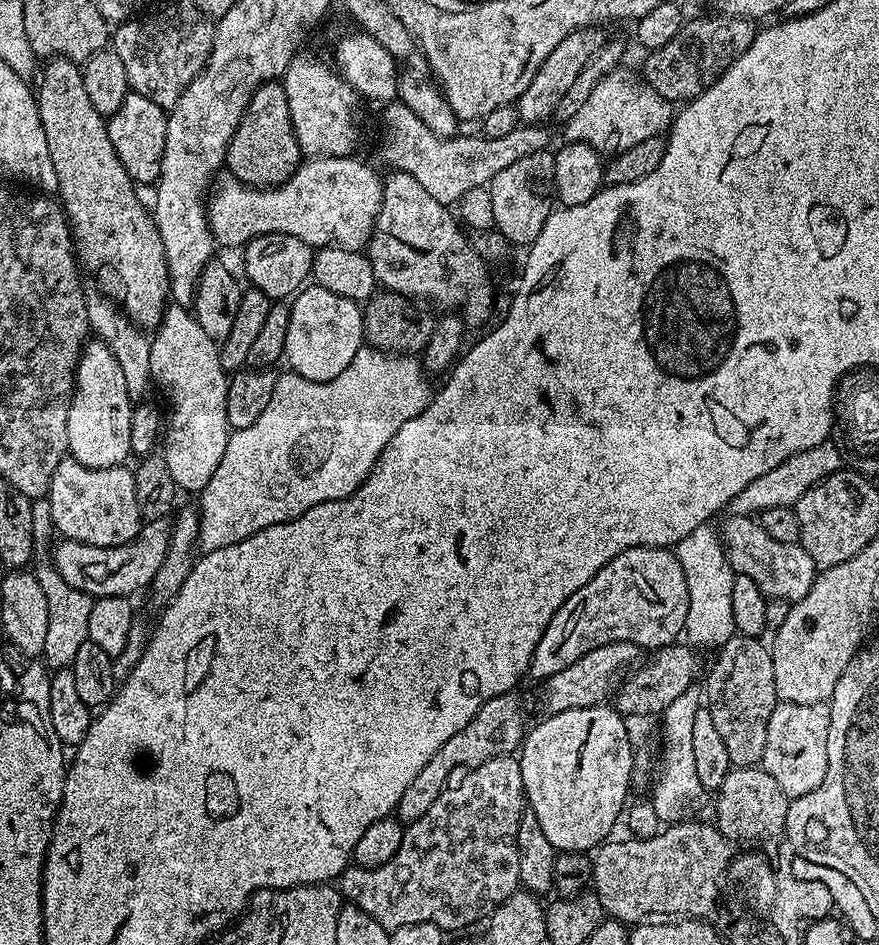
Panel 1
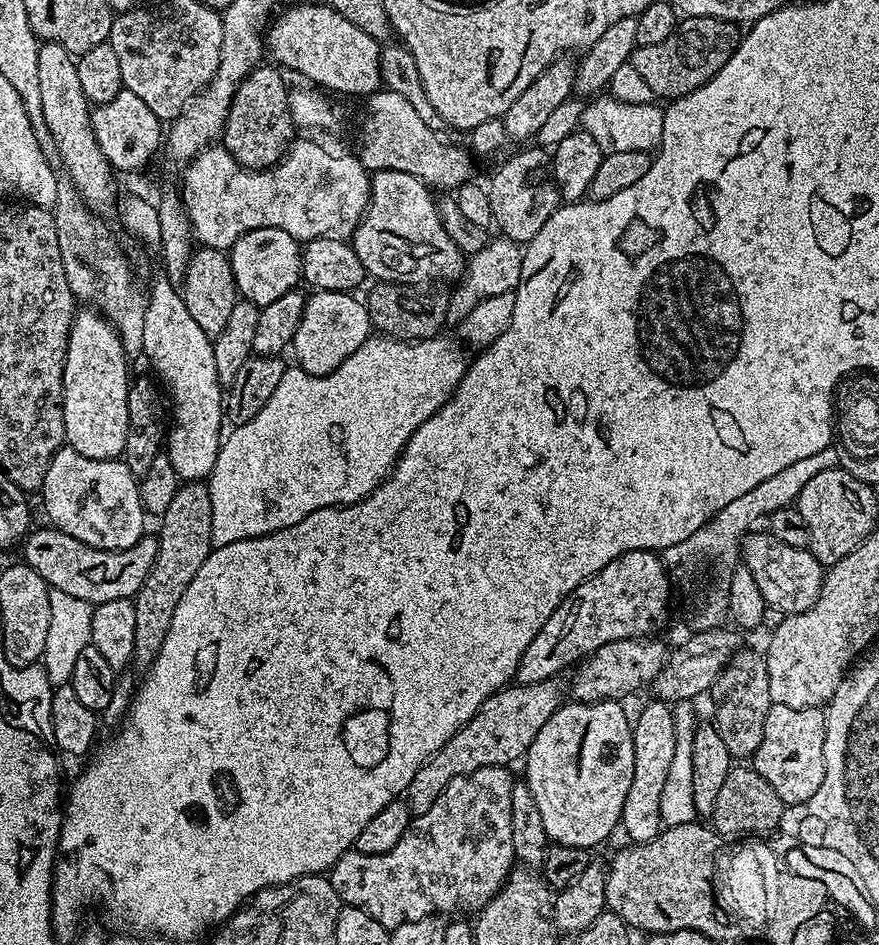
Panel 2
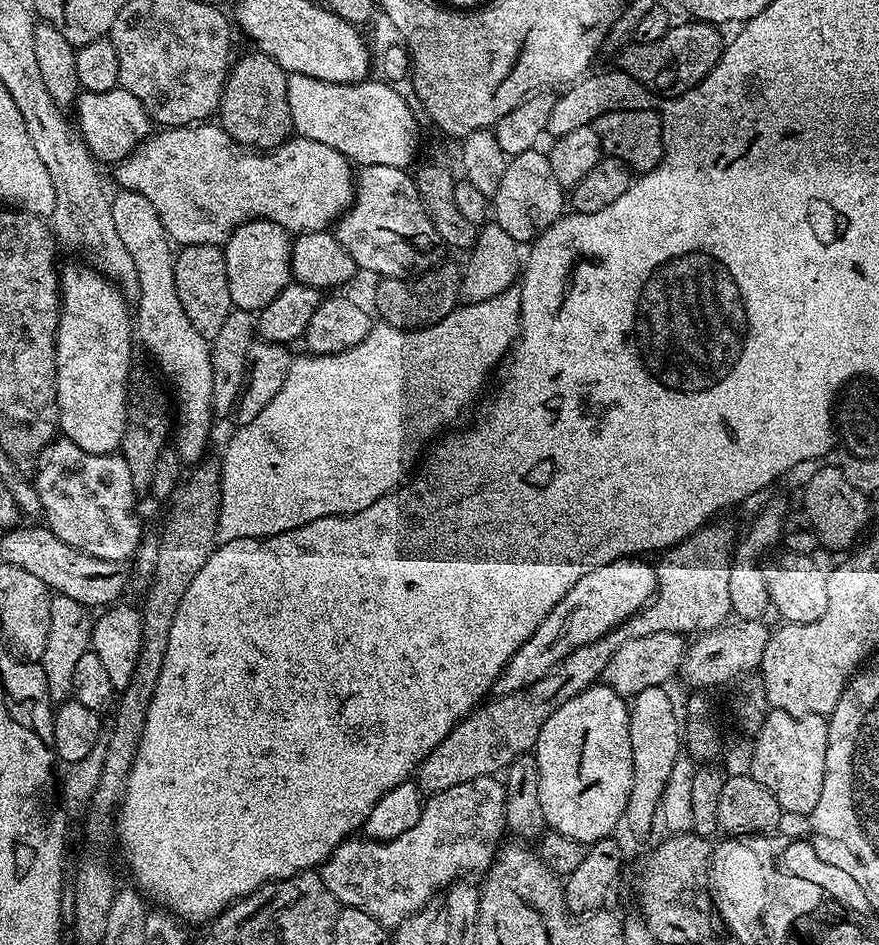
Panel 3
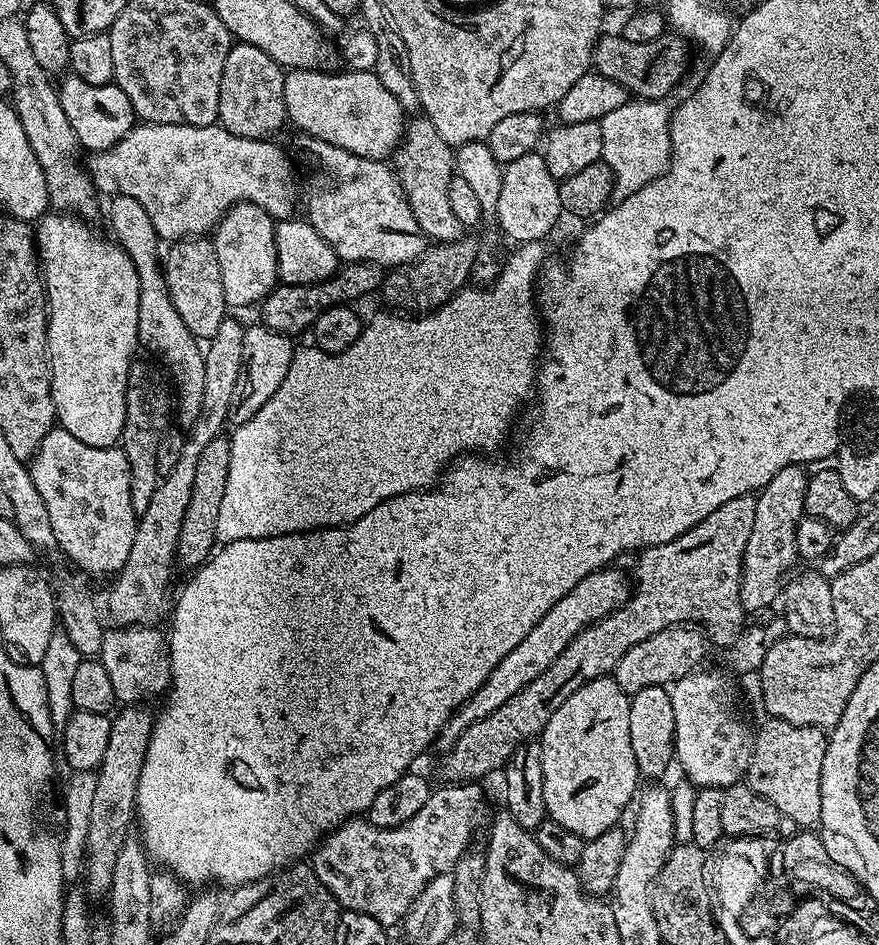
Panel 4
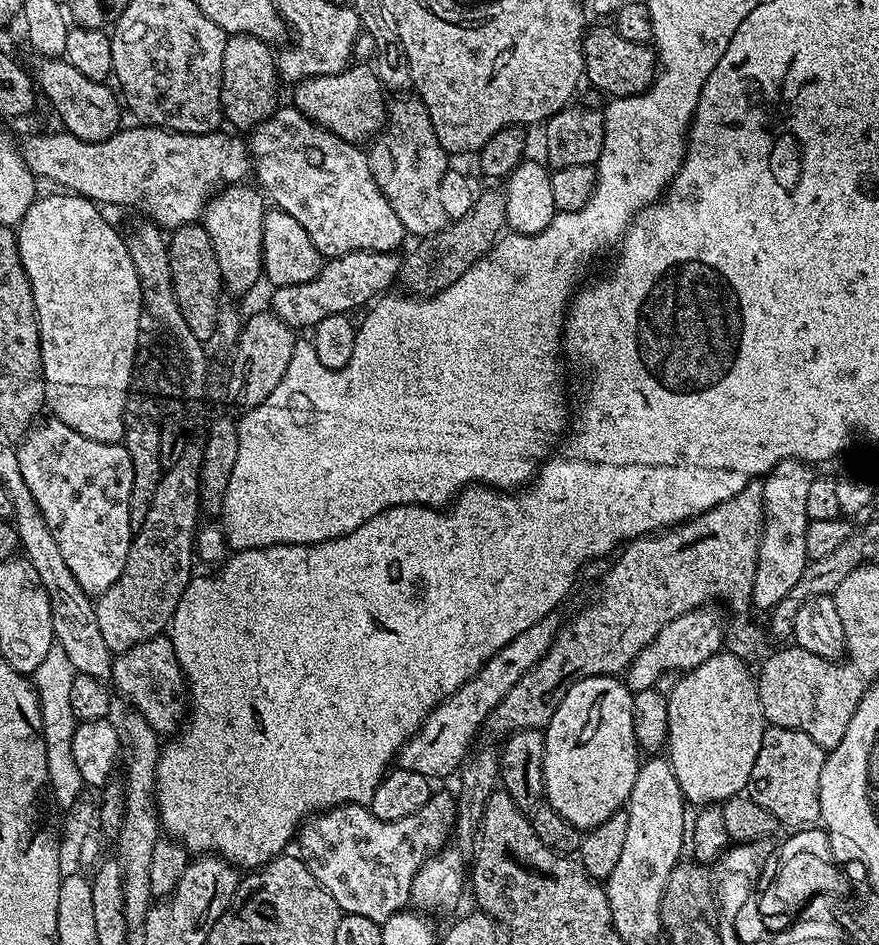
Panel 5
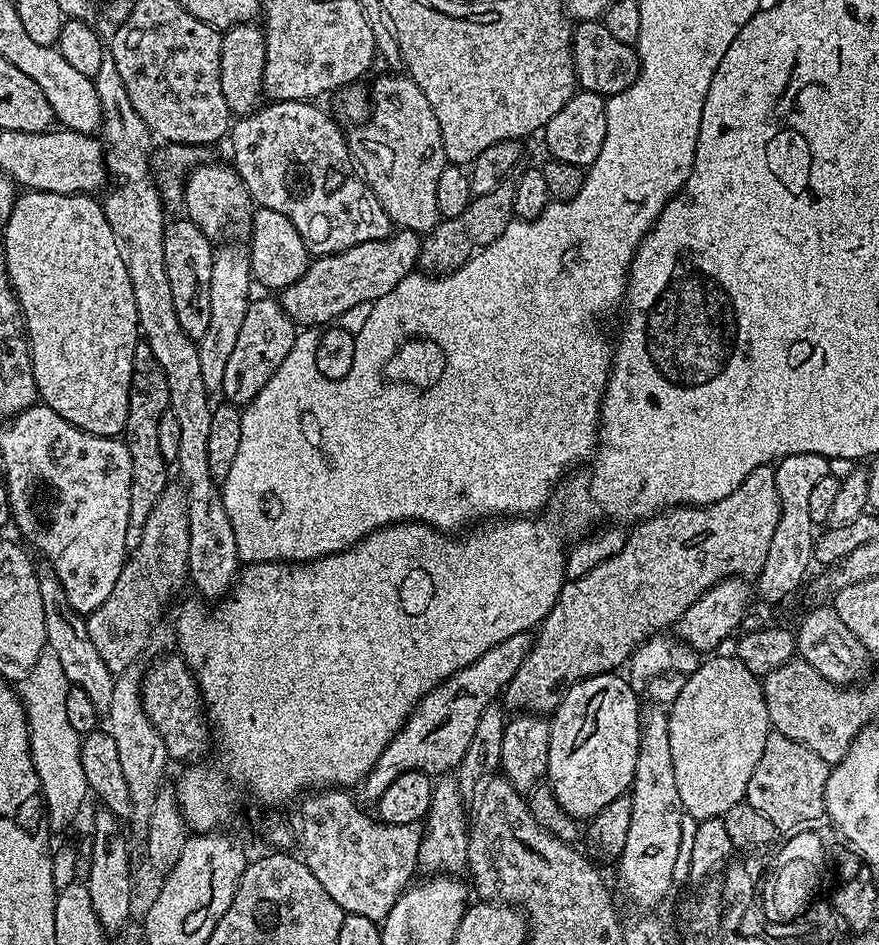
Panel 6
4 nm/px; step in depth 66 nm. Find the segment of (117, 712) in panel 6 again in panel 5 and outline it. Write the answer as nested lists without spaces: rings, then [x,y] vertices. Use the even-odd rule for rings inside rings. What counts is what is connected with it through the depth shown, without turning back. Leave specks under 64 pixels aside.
[[[129,711],[124,721],[119,721],[120,739],[122,741],[122,764],[128,767],[122,786],[124,789],[124,817],[120,835],[115,837],[115,855],[122,870],[122,902],[126,922],[130,926],[143,925],[146,914],[152,909],[154,897],[150,890],[150,854],[161,839],[162,829],[156,810],[156,771],[162,755],[161,737],[142,718],[139,712]]]

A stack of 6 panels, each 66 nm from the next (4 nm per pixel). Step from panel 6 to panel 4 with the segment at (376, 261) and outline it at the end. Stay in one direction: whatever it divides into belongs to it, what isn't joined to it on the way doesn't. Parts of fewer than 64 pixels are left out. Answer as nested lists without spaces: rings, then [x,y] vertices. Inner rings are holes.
[[[345,263],[332,277],[321,284],[282,284],[277,283],[272,293],[265,296],[259,305],[259,319],[275,332],[285,334],[306,333],[313,327],[317,318],[328,308],[351,305],[363,296],[374,293],[381,287],[382,269],[379,264]]]

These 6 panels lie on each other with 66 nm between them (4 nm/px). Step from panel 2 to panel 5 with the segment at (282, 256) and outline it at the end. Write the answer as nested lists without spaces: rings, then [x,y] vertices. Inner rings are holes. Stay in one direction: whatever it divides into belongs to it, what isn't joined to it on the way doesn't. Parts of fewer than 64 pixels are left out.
[[[248,182],[221,188],[204,207],[202,223],[206,234],[210,234],[220,278],[227,291],[229,288],[232,292],[248,292],[256,283],[261,283],[264,275],[262,222],[265,211],[266,200],[261,189]]]

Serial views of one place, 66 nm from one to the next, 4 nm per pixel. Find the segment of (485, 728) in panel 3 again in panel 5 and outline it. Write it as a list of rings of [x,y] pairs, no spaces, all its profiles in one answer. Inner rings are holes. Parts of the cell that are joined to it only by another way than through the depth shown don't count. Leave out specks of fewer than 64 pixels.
[[[754,479],[734,498],[706,510],[701,516],[694,516],[691,520],[685,520],[683,524],[677,524],[675,528],[661,531],[659,534],[649,534],[623,545],[619,553],[620,561],[604,576],[604,596],[597,598],[593,604],[588,604],[576,620],[563,625],[557,632],[550,650],[534,665],[529,672],[523,676],[498,702],[498,706],[488,715],[486,728],[489,728],[499,738],[507,738],[513,732],[523,728],[545,729],[548,727],[550,718],[554,718],[554,710],[566,698],[570,686],[574,686],[577,680],[585,680],[587,676],[615,676],[619,677],[632,664],[632,659],[638,655],[666,626],[666,622],[674,622],[682,614],[686,614],[695,608],[702,608],[713,603],[717,596],[725,600],[736,613],[730,616],[724,634],[724,648],[732,652],[745,662],[763,657],[764,636],[766,632],[763,627],[752,624],[747,616],[750,612],[750,601],[752,599],[752,587],[754,586],[754,570],[758,558],[758,546],[760,535],[764,525],[764,485],[759,479]]]

